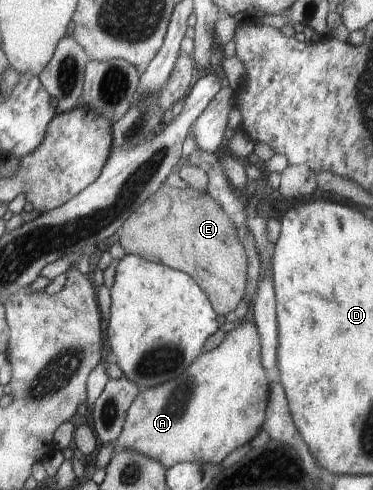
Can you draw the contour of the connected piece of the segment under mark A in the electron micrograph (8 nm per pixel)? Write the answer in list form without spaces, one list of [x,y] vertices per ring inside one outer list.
[[[244,318],[238,324],[237,328],[226,333],[223,341],[216,348],[201,353],[177,378],[154,387],[143,389],[128,408],[127,416],[122,428],[121,434],[113,442],[117,450],[131,449],[150,456],[152,459],[158,460],[165,468],[171,468],[174,464],[180,462],[192,463],[201,461],[204,463],[219,466],[223,459],[233,452],[237,447],[243,446],[246,442],[250,442],[254,436],[262,430],[263,423],[266,419],[266,408],[269,400],[270,383],[265,375],[265,369],[261,362],[260,353],[260,334],[257,325]]]

